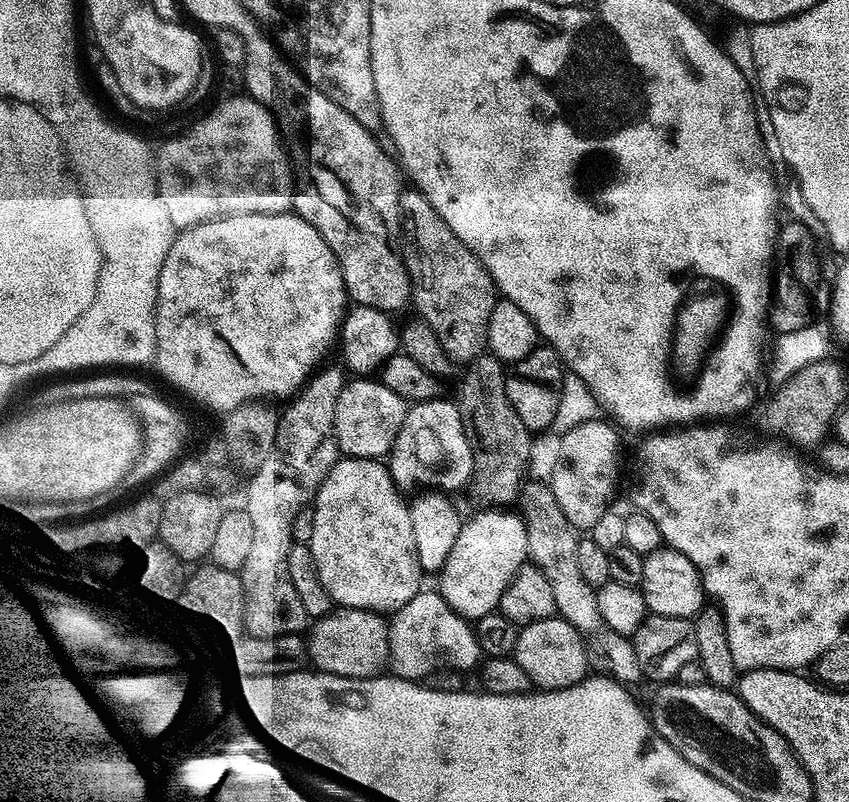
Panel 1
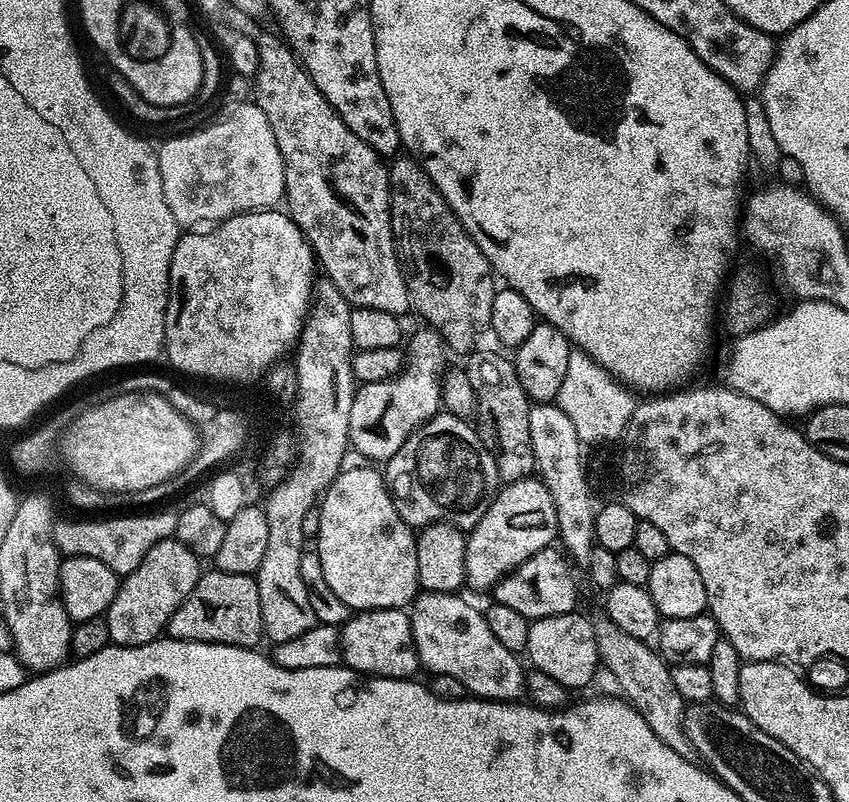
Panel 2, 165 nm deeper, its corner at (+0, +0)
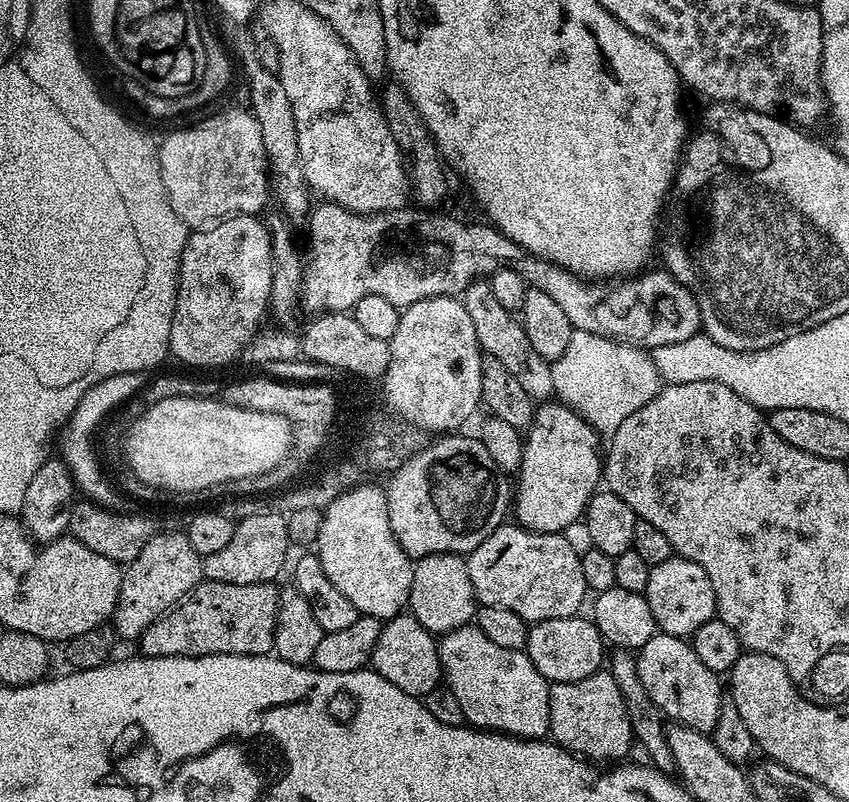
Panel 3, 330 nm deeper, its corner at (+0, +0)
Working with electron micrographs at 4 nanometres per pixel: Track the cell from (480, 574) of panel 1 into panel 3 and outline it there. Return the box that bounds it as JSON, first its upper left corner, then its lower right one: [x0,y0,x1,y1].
[514,402,602,533]

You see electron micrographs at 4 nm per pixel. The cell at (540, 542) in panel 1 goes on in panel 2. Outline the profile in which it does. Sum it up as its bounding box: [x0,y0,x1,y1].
[595,619,692,757]

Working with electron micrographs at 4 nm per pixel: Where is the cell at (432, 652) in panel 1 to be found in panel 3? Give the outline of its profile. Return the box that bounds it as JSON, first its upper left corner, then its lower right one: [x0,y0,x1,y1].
[439,626,550,740]

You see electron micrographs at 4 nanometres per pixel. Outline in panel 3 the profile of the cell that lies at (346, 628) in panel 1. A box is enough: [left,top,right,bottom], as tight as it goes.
[370,614,442,698]

